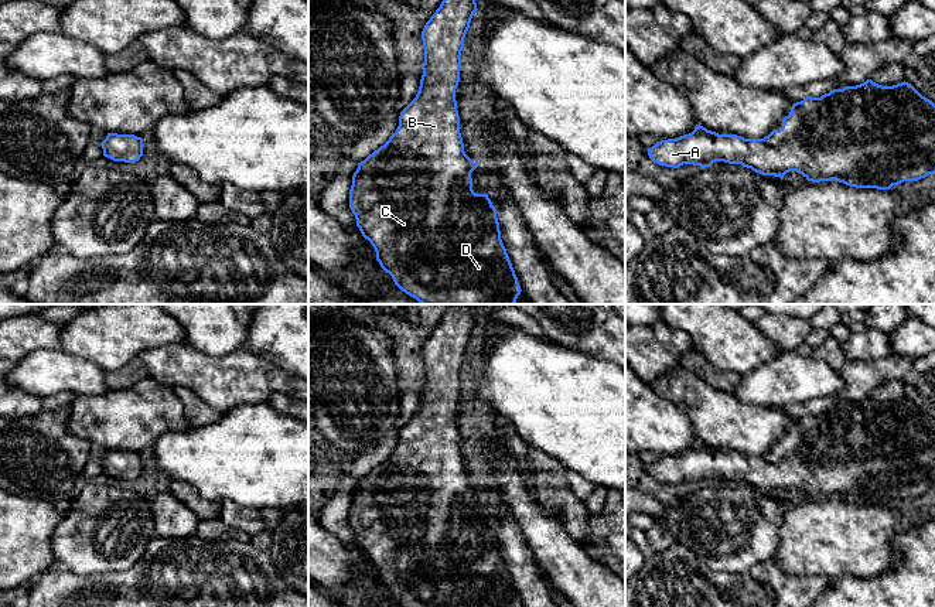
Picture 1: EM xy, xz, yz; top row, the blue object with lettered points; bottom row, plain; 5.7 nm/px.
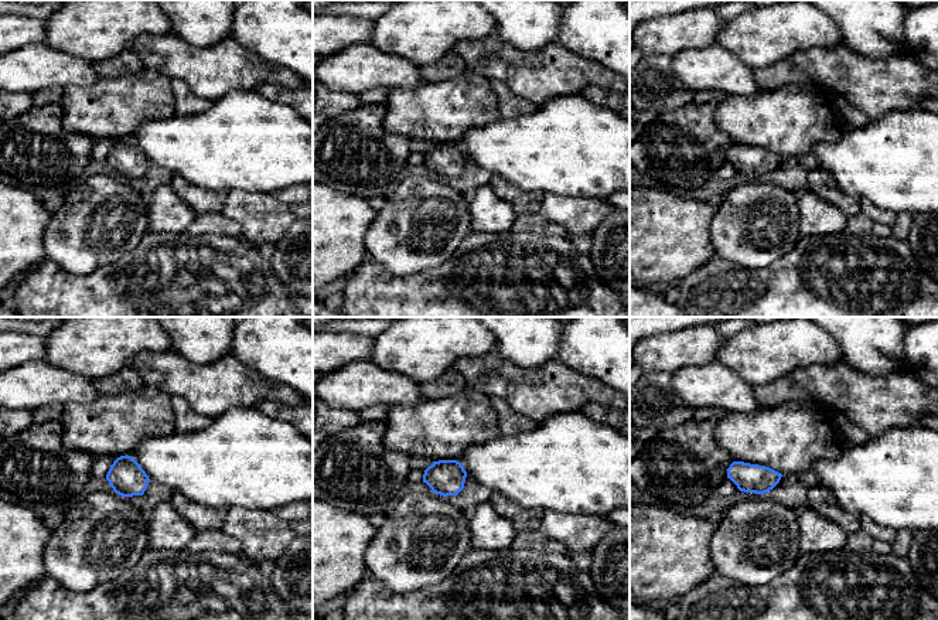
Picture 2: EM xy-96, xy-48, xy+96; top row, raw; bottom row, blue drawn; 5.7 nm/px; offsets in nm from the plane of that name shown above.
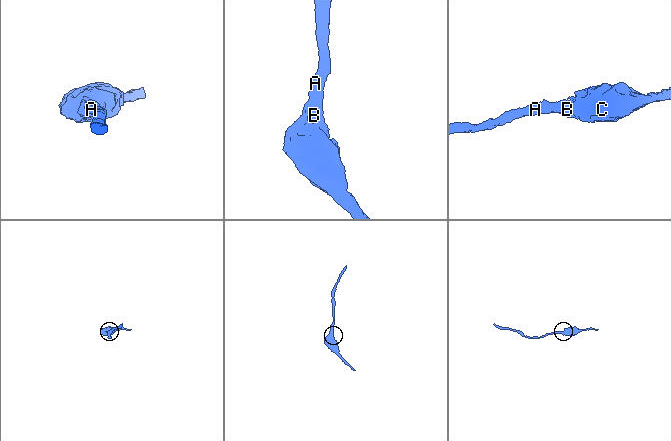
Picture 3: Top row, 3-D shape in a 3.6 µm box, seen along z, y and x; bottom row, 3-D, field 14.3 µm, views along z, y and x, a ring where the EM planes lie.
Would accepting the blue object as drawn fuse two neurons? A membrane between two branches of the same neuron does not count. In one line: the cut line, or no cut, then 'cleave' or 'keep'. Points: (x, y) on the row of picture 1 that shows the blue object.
no cut | keep

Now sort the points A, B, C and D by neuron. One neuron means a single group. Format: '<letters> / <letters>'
A B C D

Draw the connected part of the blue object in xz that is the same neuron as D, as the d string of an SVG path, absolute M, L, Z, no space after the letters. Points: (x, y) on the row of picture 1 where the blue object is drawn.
M443 0L436 13L430 17L422 31L424 64L422 65L423 75L416 98L400 112L399 126L389 140L369 154L364 161L358 163L358 168L352 175L349 190L349 208L356 219L362 236L371 242L376 252L376 260L381 267L389 273L395 284L416 299L420 304L515 304L521 294L518 277L501 239L499 222L496 209L492 205L488 194L475 194L472 190L471 173L478 167L464 151L464 143L460 133L460 116L457 110L455 89L460 82L461 51L464 38L470 28L471 18L477 11L475 0Z

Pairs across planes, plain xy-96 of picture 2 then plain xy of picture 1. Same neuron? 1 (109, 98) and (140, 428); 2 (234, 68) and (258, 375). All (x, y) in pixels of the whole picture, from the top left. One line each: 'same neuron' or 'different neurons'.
1: same neuron
2: same neuron

